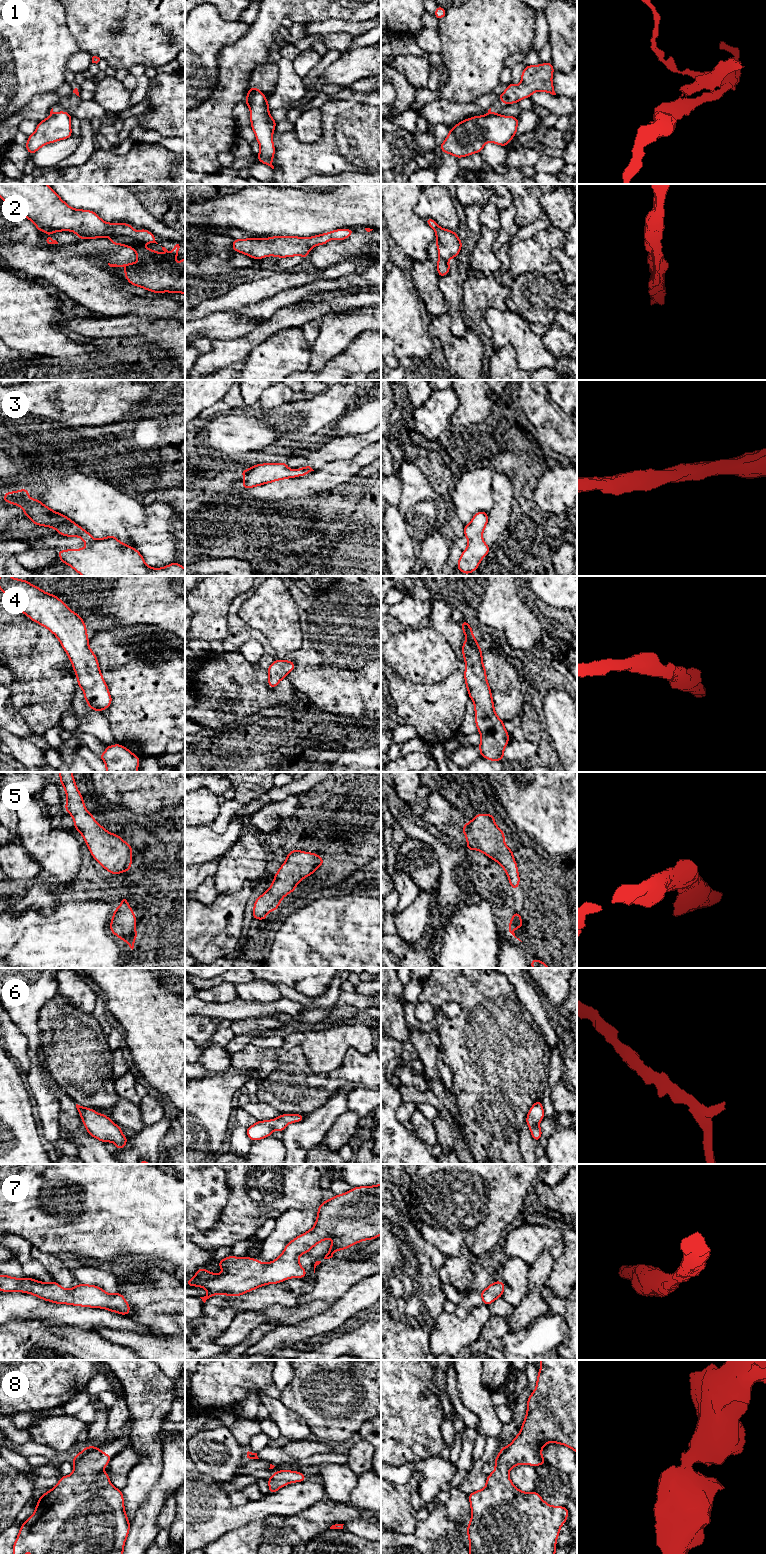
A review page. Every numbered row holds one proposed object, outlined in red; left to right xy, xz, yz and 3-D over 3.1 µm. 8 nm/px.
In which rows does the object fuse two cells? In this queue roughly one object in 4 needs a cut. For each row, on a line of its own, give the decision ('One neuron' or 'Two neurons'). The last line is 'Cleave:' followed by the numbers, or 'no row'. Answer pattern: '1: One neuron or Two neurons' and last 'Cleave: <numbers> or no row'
1: Two neurons
2: One neuron
3: One neuron
4: One neuron
5: One neuron
6: One neuron
7: One neuron
8: One neuron
Cleave: 1

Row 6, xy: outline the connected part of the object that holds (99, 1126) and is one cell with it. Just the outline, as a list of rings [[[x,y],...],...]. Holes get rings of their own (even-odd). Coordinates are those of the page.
[[[76,1104],[76,1108],[90,1136],[103,1143],[113,1142],[117,1146],[117,1150],[125,1147],[128,1138],[123,1135],[121,1127],[114,1124],[107,1115],[102,1113],[98,1114],[94,1109],[78,1104]]]

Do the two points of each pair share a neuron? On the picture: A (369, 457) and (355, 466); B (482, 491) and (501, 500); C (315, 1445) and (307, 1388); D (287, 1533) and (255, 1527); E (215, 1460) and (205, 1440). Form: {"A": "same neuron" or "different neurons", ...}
{"A": "same neuron", "B": "different neurons", "C": "different neurons", "D": "different neurons", "E": "same neuron"}

